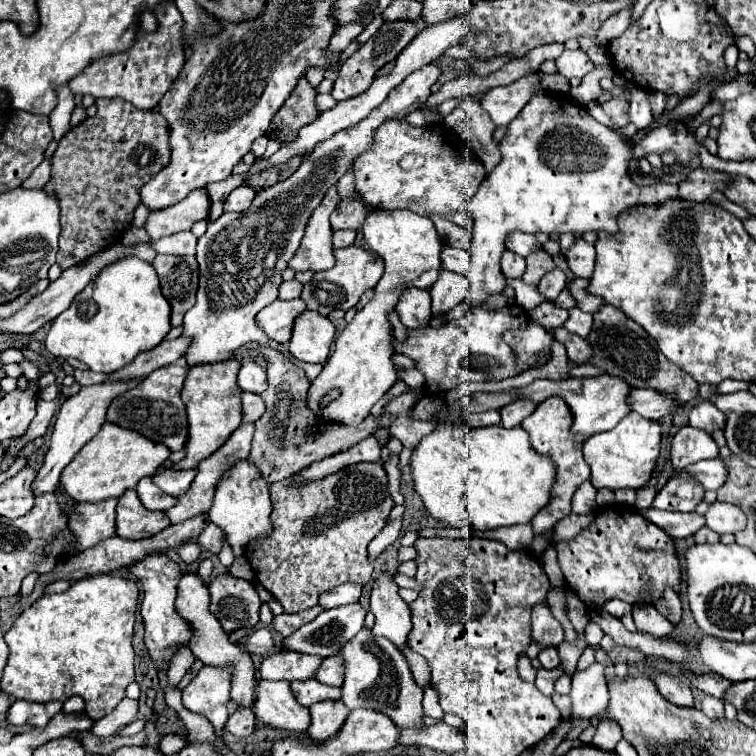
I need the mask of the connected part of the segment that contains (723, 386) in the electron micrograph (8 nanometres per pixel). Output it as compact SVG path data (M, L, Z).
M724 380L718 384L718 392L738 392L738 390L748 390L750 382L740 382L740 380Z

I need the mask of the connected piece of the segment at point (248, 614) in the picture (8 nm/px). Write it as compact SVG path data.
M222 574L210 580L208 590L212 596L210 612L220 620L226 632L240 630L242 626L254 628L260 622L258 612L262 602L250 582Z

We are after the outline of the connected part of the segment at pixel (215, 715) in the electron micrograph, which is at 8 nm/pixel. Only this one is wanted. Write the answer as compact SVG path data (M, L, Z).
M204 666L196 678L182 690L182 704L194 714L206 716L224 743L222 728L230 716L226 704L230 702L230 666Z

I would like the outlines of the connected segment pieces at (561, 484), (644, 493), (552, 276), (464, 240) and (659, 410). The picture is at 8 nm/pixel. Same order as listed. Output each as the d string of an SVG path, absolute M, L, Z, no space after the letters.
M550 396L546 398L544 402L540 402L534 410L534 414L530 414L526 418L526 422L522 422L522 428L530 434L530 444L532 448L538 452L538 454L548 454L552 456L552 460L556 462L558 466L558 474L556 474L556 484L554 484L554 490L552 490L552 500L546 508L542 508L534 518L532 518L532 530L534 530L534 536L542 536L546 534L548 530L554 528L554 524L568 516L572 506L570 506L570 500L572 500L572 494L576 492L576 488L590 478L590 466L584 462L582 458L582 444L584 444L584 438L578 438L570 432L572 428L572 414L570 414L570 408L566 406L566 402L562 402L562 398L558 396Z
M646 486L646 488L640 488L640 490L636 492L636 502L634 502L634 506L636 506L638 510L650 510L654 496L656 496L654 488L648 488L648 486Z
M560 268L548 272L548 274L540 280L540 284L538 284L538 292L540 292L546 300L550 300L550 302L554 302L554 298L558 298L558 294L562 292L562 288L566 288L566 276L564 276L564 272L562 272Z
M430 214L430 220L434 222L434 226L436 226L440 238L444 240L444 244L448 244L448 246L458 246L458 248L468 250L472 236L470 236L464 228L460 228L458 224L448 222L448 220L444 220L444 218L436 216L436 214Z
M632 390L628 398L632 410L648 420L660 420L662 416L670 414L670 406L674 398L666 398L666 394L658 394L658 390Z

